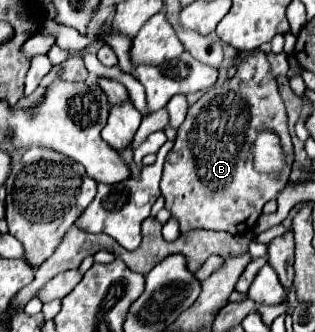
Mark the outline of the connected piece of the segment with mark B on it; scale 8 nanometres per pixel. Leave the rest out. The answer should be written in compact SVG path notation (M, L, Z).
M256 49L250 53L242 53L236 61L240 61L236 75L224 87L204 91L204 95L188 109L186 121L180 125L174 147L168 153L166 163L164 163L160 189L166 199L166 209L180 223L180 233L188 233L190 229L214 229L214 231L226 231L232 235L252 231L256 225L256 219L262 213L264 203L270 199L276 199L278 193L286 187L288 177L290 177L288 169L276 177L258 175L254 171L252 145L256 141L256 133L262 127L270 127L278 131L286 147L286 153L292 153L292 137L288 131L288 115L284 109L284 101L278 93L276 79L270 73L266 55Z

